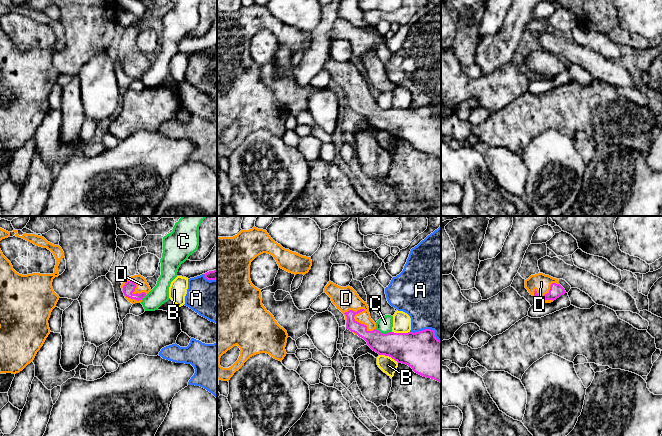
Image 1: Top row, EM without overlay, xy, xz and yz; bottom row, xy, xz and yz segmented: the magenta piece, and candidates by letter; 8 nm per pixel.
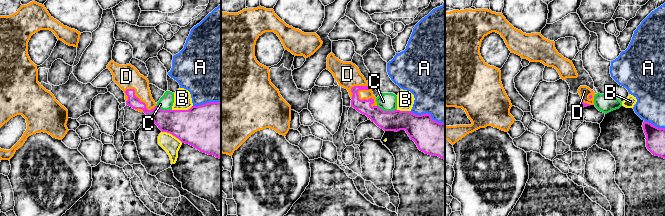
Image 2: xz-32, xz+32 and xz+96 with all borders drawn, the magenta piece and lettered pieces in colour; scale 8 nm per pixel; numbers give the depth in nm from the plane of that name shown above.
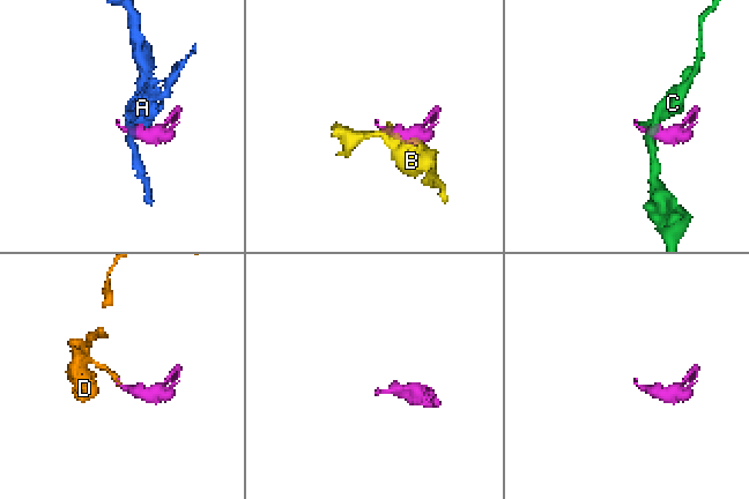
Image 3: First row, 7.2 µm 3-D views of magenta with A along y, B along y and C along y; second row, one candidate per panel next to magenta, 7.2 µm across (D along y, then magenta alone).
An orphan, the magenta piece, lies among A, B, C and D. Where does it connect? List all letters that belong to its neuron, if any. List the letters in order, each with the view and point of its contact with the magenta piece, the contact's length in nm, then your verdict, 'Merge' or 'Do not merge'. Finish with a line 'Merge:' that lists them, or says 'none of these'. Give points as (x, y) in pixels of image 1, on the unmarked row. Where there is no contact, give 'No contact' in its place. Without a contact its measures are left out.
A: Touches magenta at xz (427, 105). Shared border 260 nm. Do not merge
B: Touches magenta at xz (388, 131). Shared border 160 nm. Do not merge
C: Touches magenta at xz (384, 110). Shared border 130 nm. Do not merge
D: Touches magenta at xz (356, 97). Shared border 300 nm. Merge
Merge: D

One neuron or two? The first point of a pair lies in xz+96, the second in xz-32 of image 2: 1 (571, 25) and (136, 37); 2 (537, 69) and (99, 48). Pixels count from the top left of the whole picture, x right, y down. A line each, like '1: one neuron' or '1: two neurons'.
1: one neuron
2: one neuron

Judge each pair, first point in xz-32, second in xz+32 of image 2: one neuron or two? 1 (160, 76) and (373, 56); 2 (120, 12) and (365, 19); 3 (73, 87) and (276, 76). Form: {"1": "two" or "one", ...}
{"1": "one", "2": "one", "3": "one"}

